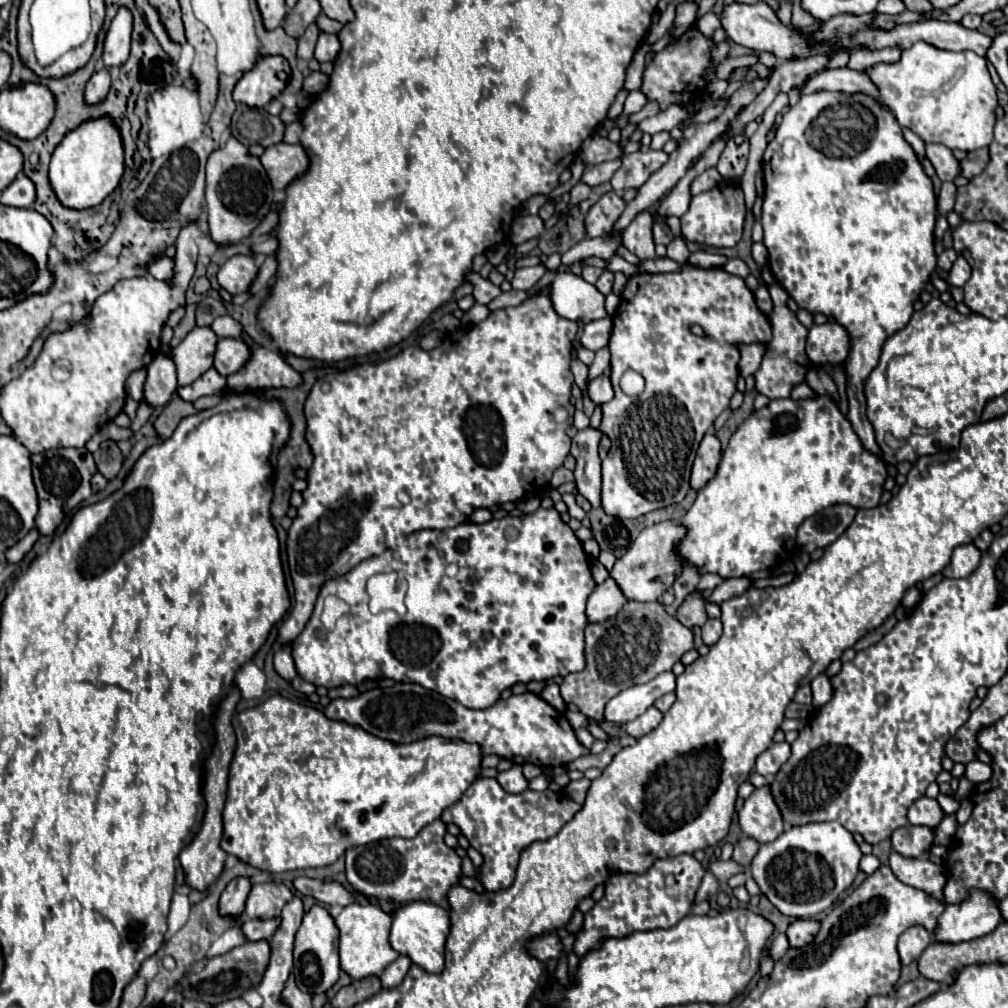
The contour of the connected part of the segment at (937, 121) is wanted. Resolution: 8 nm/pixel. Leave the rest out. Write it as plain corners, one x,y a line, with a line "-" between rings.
925,41
903,49
895,63
875,63
865,69
877,87
877,101
885,105
901,127
917,133
925,143
941,143
951,151
975,151
993,139
997,89
987,71
987,59
973,51
945,51

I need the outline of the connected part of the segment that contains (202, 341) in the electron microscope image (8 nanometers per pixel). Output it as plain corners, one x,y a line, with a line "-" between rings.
195,327
177,347
161,345
161,353
175,363
179,387
193,383
213,365
215,343
217,335
209,327

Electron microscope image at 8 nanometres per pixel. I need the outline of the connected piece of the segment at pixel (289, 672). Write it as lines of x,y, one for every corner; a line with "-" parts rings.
279,647
277,649
277,653
275,653
275,671
289,683
297,675
293,659
291,659
291,647

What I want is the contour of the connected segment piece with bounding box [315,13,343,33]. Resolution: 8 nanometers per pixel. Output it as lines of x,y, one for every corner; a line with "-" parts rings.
323,13
317,15
315,23
317,23
319,31
325,31
325,33
339,33
339,27
343,27
341,23
335,23
333,19
327,19
327,15
323,15

